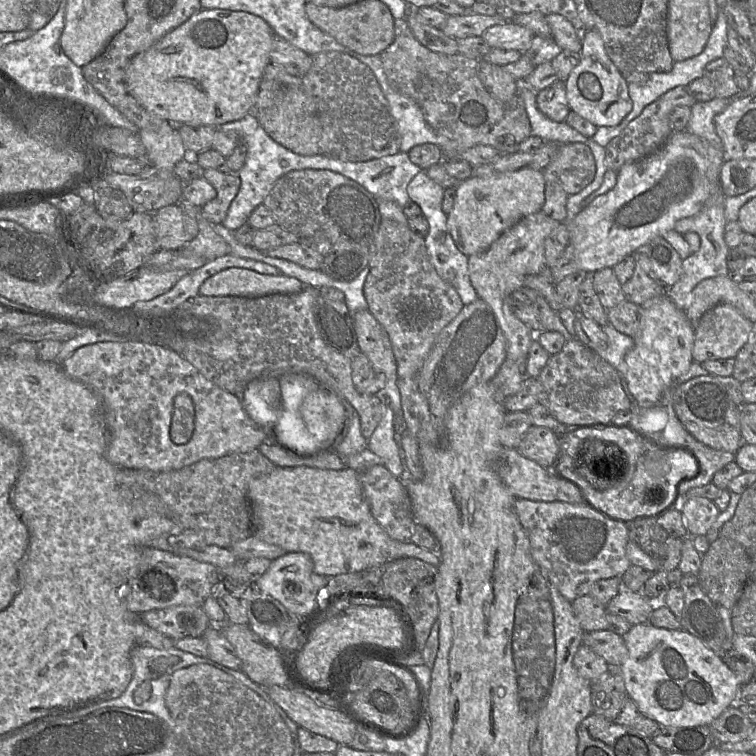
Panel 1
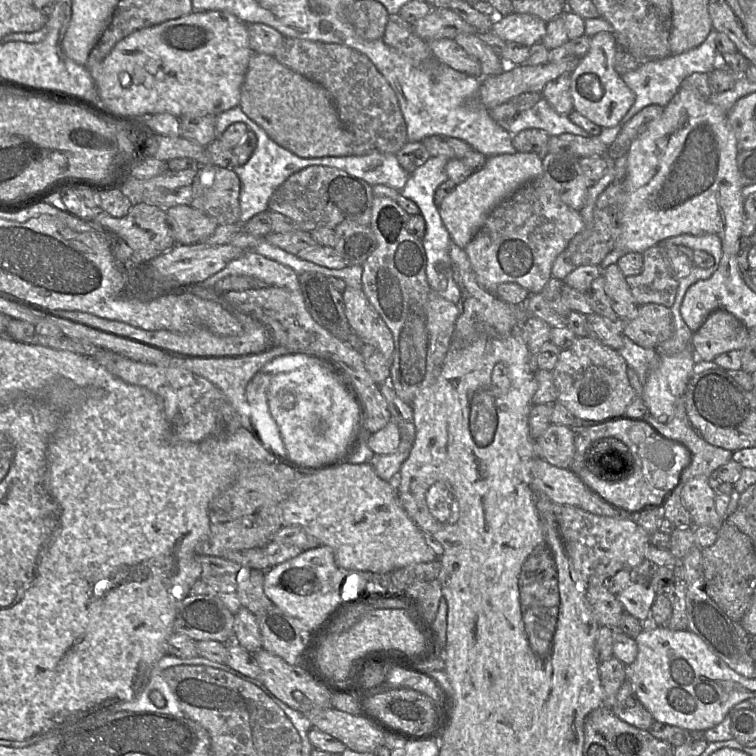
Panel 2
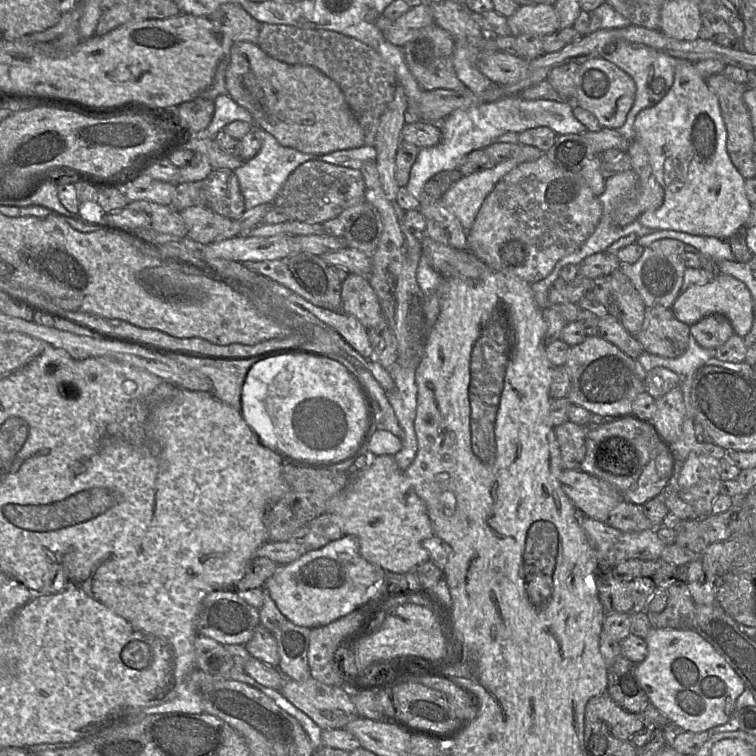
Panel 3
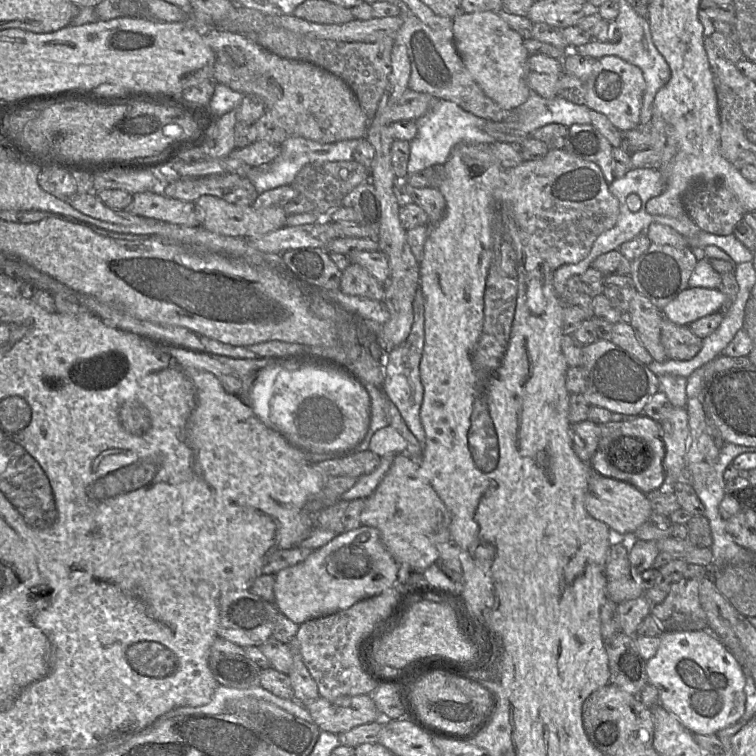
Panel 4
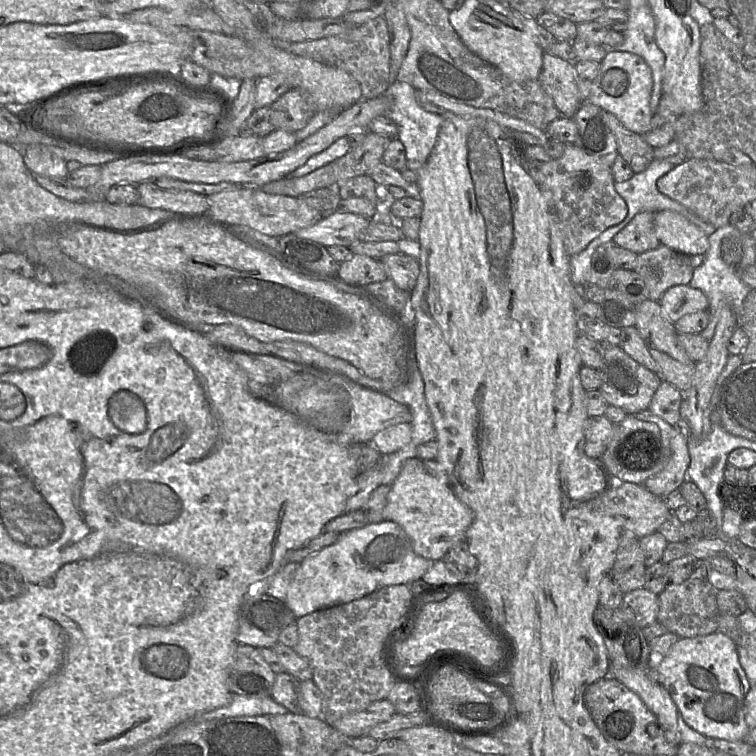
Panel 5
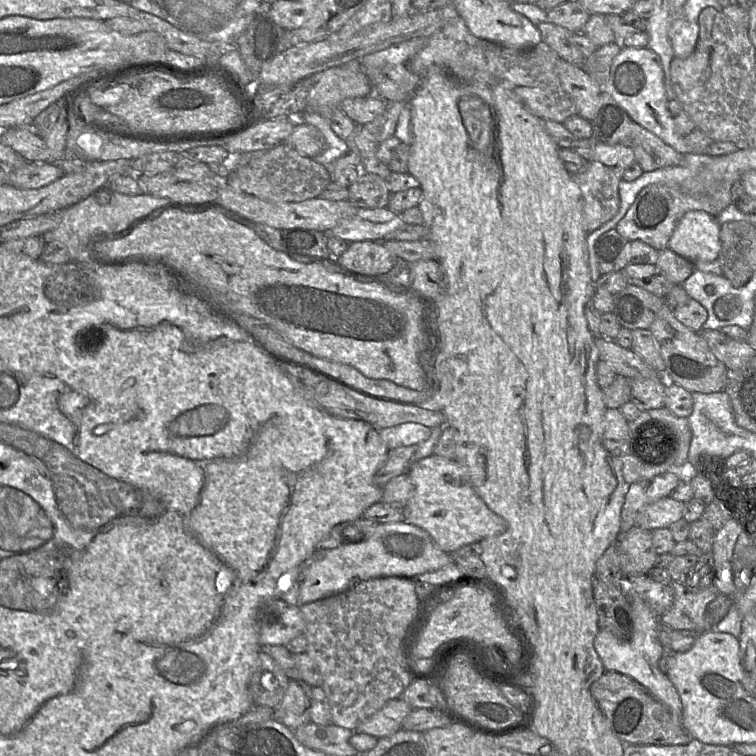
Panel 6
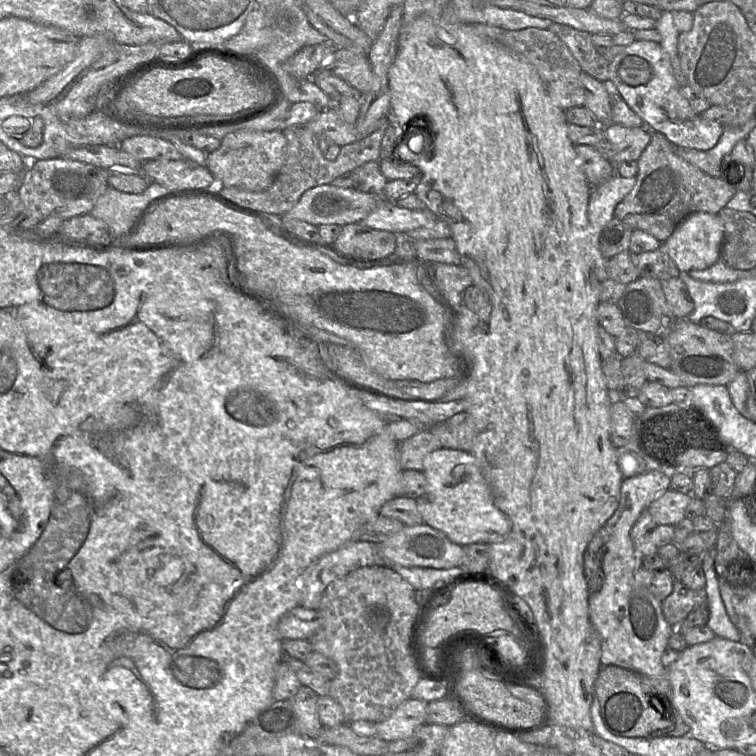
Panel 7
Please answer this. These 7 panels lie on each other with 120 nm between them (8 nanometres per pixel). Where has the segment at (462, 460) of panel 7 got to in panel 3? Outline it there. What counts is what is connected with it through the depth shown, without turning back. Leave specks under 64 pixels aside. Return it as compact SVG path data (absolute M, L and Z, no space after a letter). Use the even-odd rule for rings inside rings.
M391 455L375 457L367 468L359 472L353 480L350 479L348 484L327 502L325 513L337 516L343 534L357 538L360 555L385 571L407 573L430 559L429 552L422 545L423 540L434 535L426 506Z

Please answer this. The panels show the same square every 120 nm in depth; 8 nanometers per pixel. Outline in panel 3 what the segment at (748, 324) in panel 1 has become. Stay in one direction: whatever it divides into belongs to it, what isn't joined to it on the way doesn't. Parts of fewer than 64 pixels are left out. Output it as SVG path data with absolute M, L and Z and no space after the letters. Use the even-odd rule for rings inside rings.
M711 314L690 326L690 335L703 348L715 350L733 334L733 327L727 317Z

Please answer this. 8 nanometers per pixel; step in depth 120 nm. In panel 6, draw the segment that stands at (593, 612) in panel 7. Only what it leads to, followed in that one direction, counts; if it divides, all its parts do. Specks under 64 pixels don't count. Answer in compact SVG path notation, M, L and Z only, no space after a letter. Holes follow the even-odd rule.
M666 472L627 485L621 511L621 534L635 526L636 517L644 507L662 497L669 496L681 479L682 475L677 472ZM635 592L627 593L632 611L632 633L627 641L622 641L612 633L599 630L594 647L597 651L606 671L615 671L625 674L643 685L655 698L668 706L678 718L682 719L682 703L675 686L667 674L659 669L658 663L666 649L658 640L658 617L644 600Z

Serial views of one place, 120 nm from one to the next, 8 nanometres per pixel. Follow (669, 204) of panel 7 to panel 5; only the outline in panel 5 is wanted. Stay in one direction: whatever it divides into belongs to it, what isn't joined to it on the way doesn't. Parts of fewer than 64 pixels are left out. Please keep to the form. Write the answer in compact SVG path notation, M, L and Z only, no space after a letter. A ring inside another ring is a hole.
M640 212L613 238L618 247L638 255L661 245L654 227L653 212Z

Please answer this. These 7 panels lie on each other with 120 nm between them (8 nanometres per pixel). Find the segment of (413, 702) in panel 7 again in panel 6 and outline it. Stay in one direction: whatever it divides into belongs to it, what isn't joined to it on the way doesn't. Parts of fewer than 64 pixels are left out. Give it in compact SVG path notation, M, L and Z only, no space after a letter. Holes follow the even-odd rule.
M401 697L390 699L354 732L369 734L377 739L390 736L401 729L403 720L412 710L411 705Z

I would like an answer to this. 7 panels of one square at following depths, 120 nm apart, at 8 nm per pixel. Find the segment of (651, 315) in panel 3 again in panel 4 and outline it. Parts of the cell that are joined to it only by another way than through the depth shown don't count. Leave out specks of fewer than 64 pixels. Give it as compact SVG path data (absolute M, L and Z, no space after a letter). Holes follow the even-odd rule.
M666 318L661 324L661 343L668 359L687 361L695 357L702 347L697 337L687 325L677 325Z

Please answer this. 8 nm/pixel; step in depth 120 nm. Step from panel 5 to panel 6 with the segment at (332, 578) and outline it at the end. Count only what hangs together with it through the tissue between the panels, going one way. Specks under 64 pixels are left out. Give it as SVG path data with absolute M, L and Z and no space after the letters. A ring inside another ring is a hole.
M402 520L378 524L367 539L329 549L301 575L299 603L302 605L345 592L357 583L385 576L414 577L435 571L451 562L451 554L443 551L423 528Z

